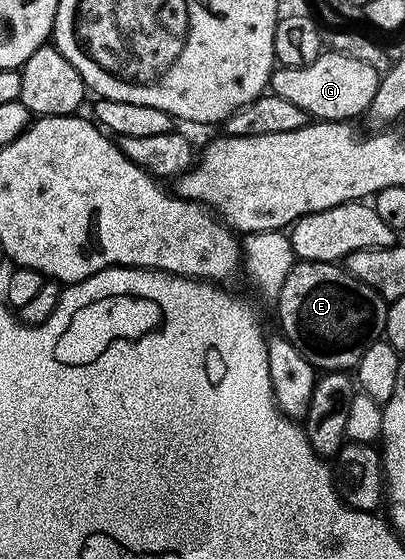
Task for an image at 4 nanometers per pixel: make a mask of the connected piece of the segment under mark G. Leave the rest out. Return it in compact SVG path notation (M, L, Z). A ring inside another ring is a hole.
M326 50L311 65L276 68L270 75L269 87L274 94L295 103L308 116L326 122L344 122L366 114L377 93L380 76L380 72L366 62Z

